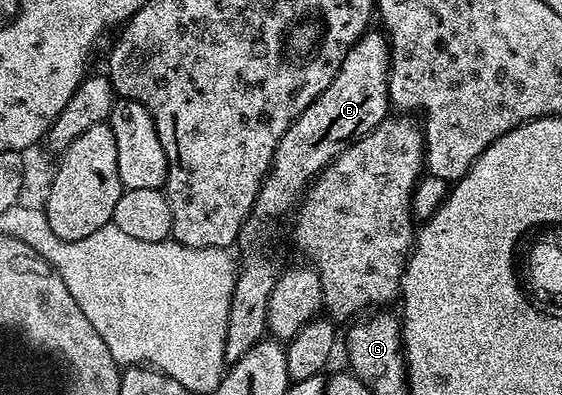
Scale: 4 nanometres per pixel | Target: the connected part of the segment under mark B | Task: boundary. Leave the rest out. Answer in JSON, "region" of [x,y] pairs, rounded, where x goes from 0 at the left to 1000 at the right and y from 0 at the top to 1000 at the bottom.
{"region":[[[653,73],[633,114],[619,124],[619,144],[612,144],[612,165],[605,165],[605,185],[598,185],[591,215],[584,215],[584,225],[577,225],[577,235],[569,235],[569,246],[562,246],[562,256],[527,296],[505,347],[498,347],[498,367],[491,367],[480,430],[459,481],[445,547],[423,592],[420,625],[431,633],[431,666],[427,656],[406,792],[399,873],[404,922],[427,914],[427,904],[434,904],[434,894],[441,894],[441,884],[454,878],[475,846],[477,752],[484,742],[484,722],[491,722],[498,676],[480,648],[479,610],[466,605],[473,595],[473,565],[488,565],[509,542],[514,547],[573,430],[696,289],[690,235],[694,104],[678,76],[665,76]]]}

